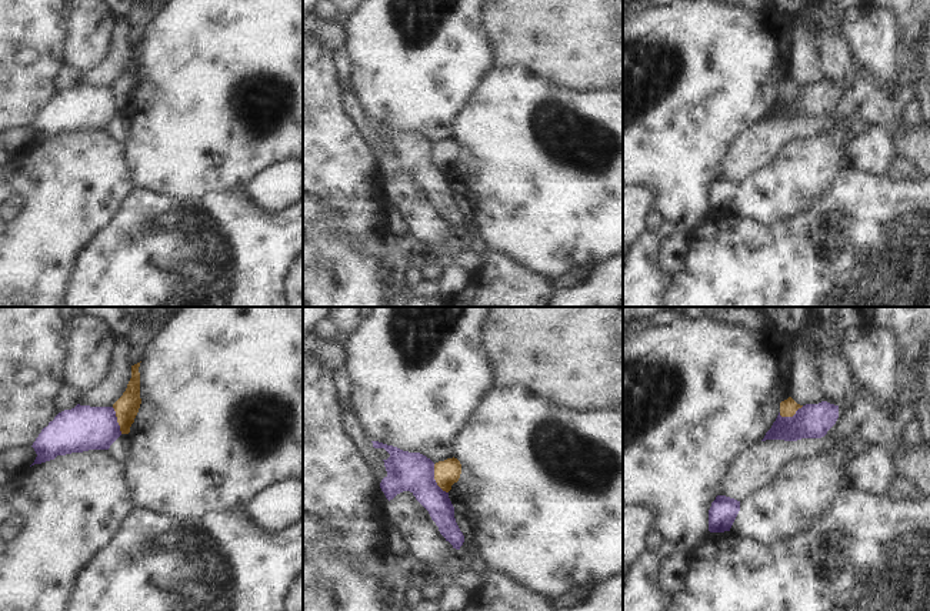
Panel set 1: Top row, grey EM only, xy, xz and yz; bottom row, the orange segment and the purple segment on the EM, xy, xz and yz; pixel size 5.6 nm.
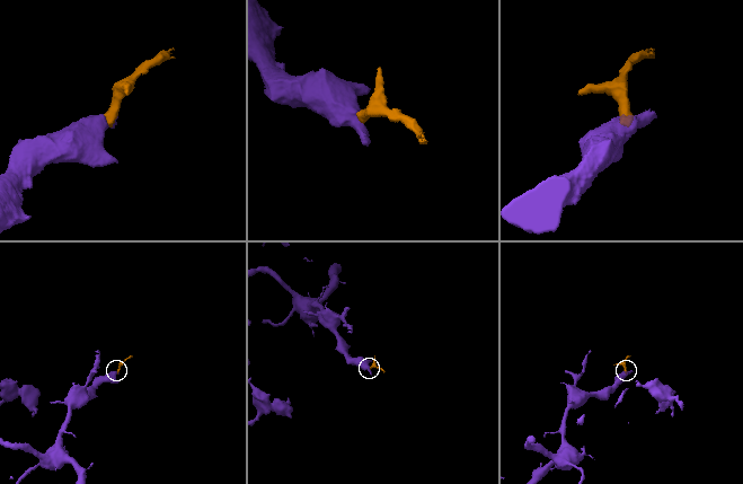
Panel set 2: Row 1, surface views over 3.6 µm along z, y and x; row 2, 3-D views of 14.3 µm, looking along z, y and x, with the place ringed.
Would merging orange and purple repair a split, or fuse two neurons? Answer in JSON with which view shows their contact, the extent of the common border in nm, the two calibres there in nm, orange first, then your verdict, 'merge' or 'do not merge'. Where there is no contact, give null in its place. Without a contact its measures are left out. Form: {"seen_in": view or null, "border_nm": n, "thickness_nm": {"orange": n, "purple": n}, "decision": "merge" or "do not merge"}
{"seen_in": "xz", "border_nm": 190, "thickness_nm": {"orange": 140, "purple": 220}, "decision": "do not merge"}

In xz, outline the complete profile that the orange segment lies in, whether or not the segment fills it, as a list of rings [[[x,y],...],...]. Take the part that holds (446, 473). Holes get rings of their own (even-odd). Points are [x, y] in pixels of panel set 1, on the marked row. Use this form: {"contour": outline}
{"contour": [[[447,458],[434,464],[434,480],[437,485],[449,493],[451,485],[459,481],[461,464],[457,458]]]}

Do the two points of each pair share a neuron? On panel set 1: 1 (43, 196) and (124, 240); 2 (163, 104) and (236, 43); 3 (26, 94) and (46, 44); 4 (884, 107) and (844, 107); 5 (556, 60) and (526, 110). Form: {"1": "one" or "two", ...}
{"1": "two", "2": "one", "3": "one", "4": "one", "5": "two"}

